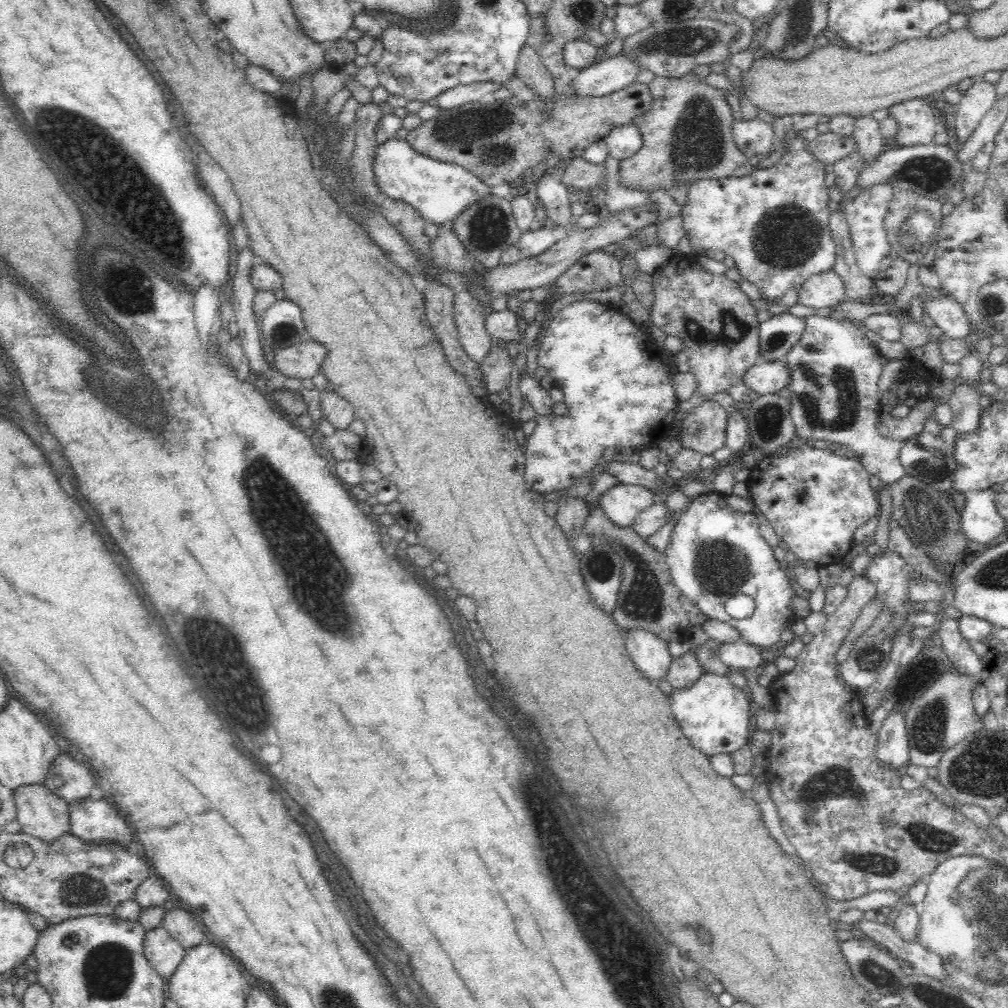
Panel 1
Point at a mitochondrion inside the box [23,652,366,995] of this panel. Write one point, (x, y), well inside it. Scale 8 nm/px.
(78, 889)

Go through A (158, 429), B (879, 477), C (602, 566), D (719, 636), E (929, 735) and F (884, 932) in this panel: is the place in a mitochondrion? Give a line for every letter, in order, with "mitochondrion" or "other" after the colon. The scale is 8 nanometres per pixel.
A: other
B: other
C: mitochondrion
D: other
E: mitochondrion
F: other

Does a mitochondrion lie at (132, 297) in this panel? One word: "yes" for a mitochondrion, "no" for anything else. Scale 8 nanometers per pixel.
yes

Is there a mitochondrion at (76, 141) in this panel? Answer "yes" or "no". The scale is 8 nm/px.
yes

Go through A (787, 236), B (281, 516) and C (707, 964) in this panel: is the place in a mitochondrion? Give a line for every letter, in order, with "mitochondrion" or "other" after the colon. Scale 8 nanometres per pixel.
A: mitochondrion
B: mitochondrion
C: other

